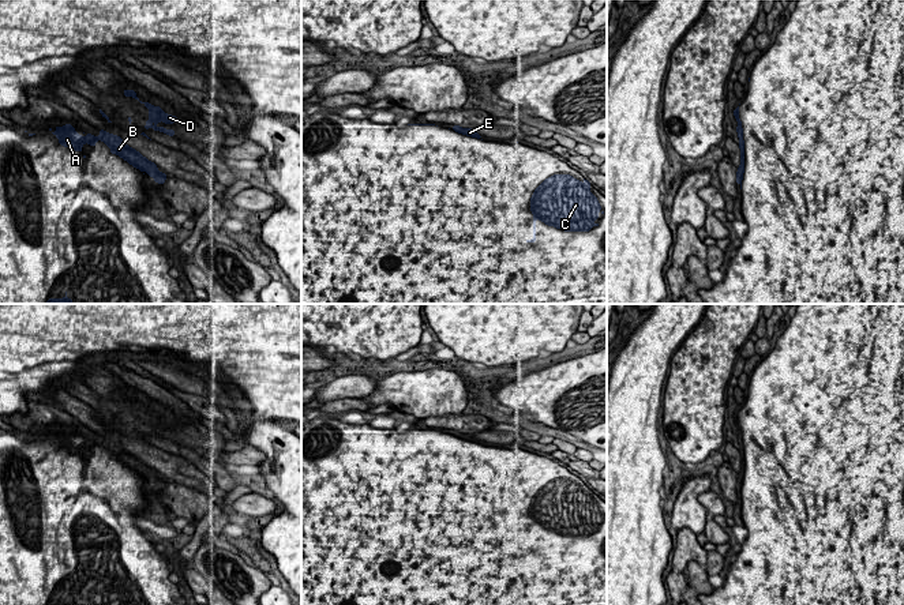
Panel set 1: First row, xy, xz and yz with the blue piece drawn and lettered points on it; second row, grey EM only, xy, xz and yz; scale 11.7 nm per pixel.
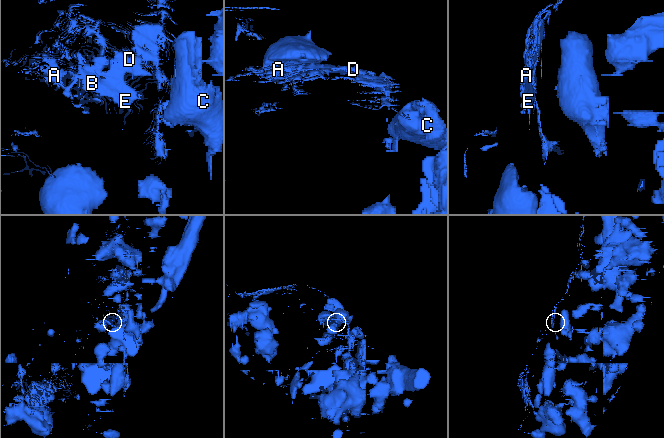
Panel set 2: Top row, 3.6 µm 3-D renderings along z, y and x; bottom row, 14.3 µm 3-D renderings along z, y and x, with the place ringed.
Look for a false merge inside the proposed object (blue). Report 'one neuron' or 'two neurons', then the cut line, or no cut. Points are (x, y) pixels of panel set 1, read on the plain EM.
one neuron; cut none

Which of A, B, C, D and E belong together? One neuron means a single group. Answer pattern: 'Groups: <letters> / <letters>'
Groups: A B C D E

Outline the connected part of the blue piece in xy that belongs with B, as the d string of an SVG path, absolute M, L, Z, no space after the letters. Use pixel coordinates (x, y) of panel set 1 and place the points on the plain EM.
M64 429L63 432L49 432L48 437L52 437L57 441L60 451L65 451L70 455L75 455L79 458L82 458L82 452L85 448L89 448L91 452L94 452L97 446L102 446L106 451L110 452L112 459L121 462L130 470L139 474L142 478L146 476L149 482L154 484L154 488L164 489L166 485L168 480L161 478L157 474L157 469L149 466L139 456L127 451L124 446L117 440L100 435L98 441L94 441L93 439L85 439L86 441L83 443L78 439L78 436L74 435L71 429Z

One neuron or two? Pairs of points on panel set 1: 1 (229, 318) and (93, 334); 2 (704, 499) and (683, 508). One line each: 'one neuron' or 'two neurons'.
1: one neuron
2: two neurons

